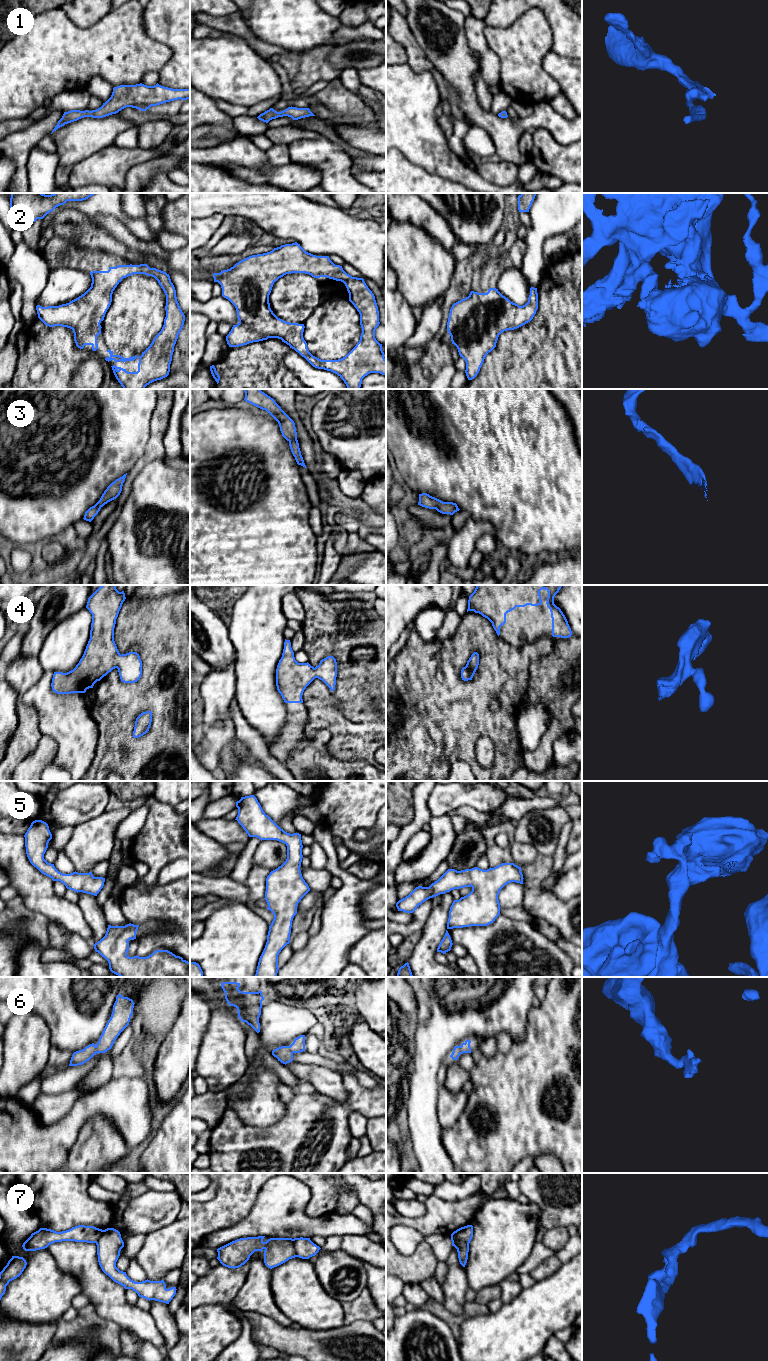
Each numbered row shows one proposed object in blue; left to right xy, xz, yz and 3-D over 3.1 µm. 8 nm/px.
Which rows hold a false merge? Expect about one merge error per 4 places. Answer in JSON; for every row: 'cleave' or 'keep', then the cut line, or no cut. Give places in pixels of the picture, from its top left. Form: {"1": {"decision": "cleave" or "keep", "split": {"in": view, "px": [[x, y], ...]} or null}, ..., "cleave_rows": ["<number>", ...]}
{"1": {"decision": "keep", "split": null}, "2": {"decision": "cleave", "split": {"in": "xz", "px": [[236, 325], [249, 327], [253, 333], [261, 332], [268, 337]]}}, "3": {"decision": "keep", "split": null}, "4": {"decision": "keep", "split": null}, "5": {"decision": "keep", "split": null}, "6": {"decision": "keep", "split": null}, "7": {"decision": "cleave", "split": {"in": "xz", "px": [[292, 1239], [297, 1256]]}}, "cleave_rows": ["2", "7"]}

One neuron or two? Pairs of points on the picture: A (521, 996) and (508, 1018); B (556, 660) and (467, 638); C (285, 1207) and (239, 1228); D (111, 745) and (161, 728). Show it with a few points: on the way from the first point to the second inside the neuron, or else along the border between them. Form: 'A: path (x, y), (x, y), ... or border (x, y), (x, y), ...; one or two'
A: path (516, 1001), (508, 1013); one
B: border (555, 643), (547, 654), (530, 664), (528, 676); two
C: path (274, 1214), (250, 1227); one
D: path (123, 745), (144, 745), (149, 740); one

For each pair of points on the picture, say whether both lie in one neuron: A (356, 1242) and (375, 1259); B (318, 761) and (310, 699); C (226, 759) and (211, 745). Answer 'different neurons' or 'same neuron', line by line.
A: same neuron
B: different neurons
C: different neurons

